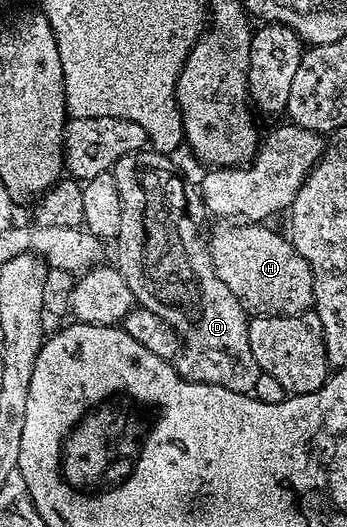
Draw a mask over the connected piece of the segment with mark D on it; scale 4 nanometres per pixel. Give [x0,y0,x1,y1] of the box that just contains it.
[113,149,261,395]

